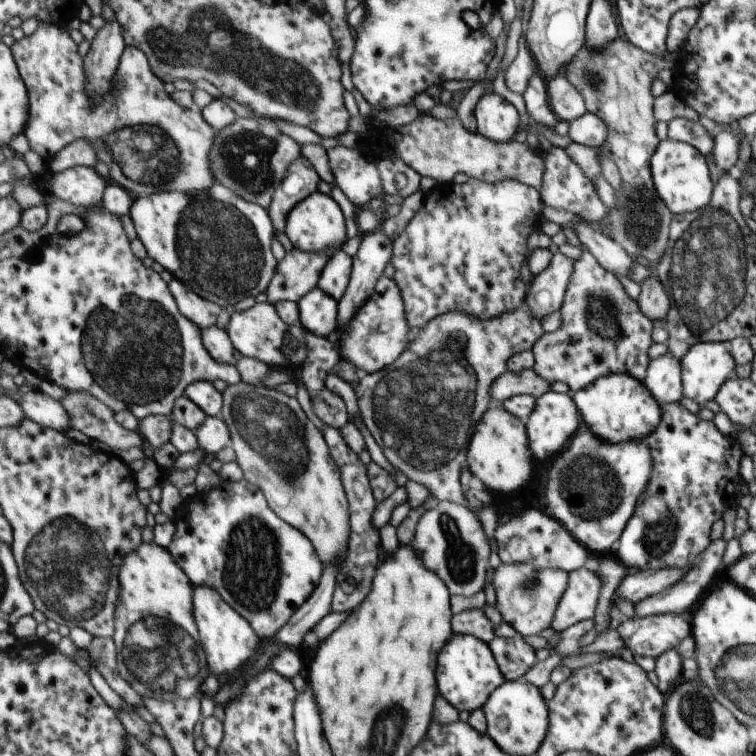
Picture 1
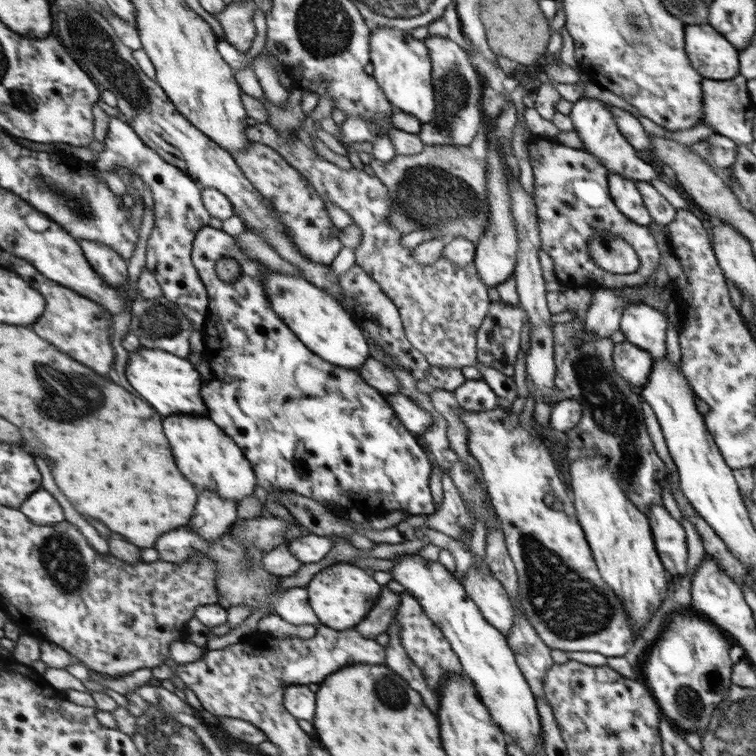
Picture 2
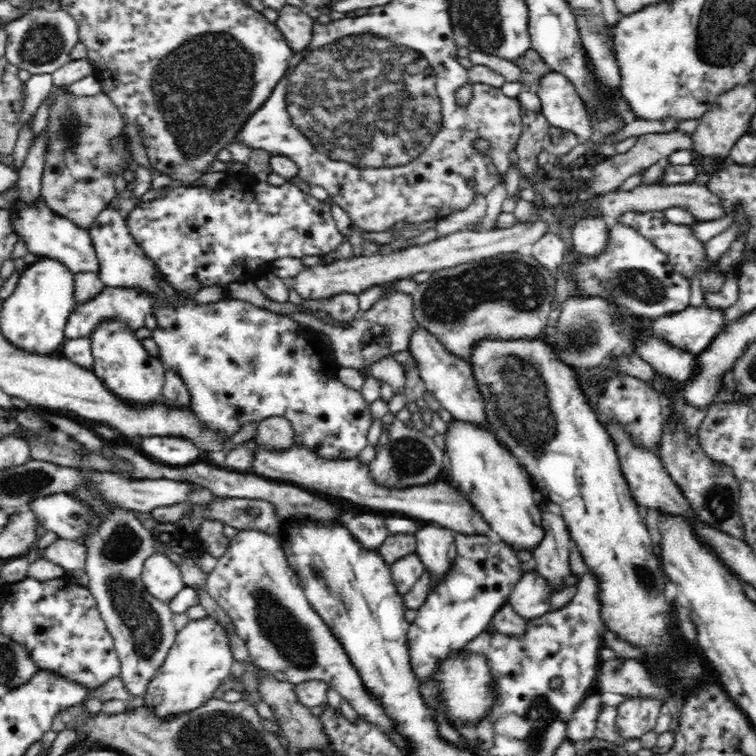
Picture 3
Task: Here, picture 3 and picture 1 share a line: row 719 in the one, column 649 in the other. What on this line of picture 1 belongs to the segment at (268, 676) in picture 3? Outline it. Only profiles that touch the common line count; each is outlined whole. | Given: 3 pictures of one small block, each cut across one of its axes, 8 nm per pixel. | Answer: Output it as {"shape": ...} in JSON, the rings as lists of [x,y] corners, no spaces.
{"shape":[[[650,275],[641,284],[641,294],[638,302],[645,315],[654,322],[663,321],[669,311],[669,296],[657,277]]]}

